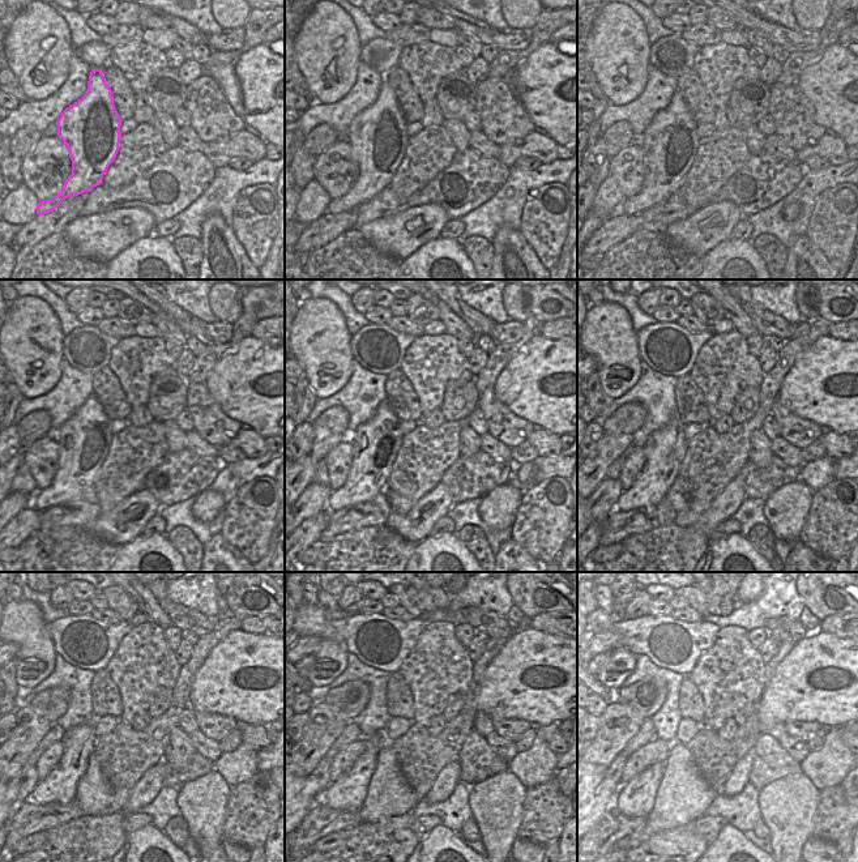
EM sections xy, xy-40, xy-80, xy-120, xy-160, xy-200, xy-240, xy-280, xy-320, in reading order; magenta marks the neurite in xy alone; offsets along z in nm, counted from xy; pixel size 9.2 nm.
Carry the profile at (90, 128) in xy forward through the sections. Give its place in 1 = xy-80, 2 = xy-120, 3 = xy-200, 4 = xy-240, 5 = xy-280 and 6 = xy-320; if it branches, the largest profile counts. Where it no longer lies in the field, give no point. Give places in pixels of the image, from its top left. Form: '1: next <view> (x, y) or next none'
1: next xy-80 (669, 143)
2: next xy-120 (84, 440)
3: next xy-200 (665, 448)
4: next xy-240 (79, 743)
5: next xy-280 (348, 793)
6: next xy-320 (636, 798)

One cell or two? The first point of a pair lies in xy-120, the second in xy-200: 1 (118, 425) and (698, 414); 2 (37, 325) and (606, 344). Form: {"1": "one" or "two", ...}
{"1": "two", "2": "one"}

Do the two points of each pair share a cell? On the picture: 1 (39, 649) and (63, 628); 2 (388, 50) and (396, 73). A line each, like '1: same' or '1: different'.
1: different
2: different

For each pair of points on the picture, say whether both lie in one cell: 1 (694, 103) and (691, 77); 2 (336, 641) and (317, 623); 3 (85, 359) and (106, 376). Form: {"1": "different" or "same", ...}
{"1": "same", "2": "same", "3": "different"}

